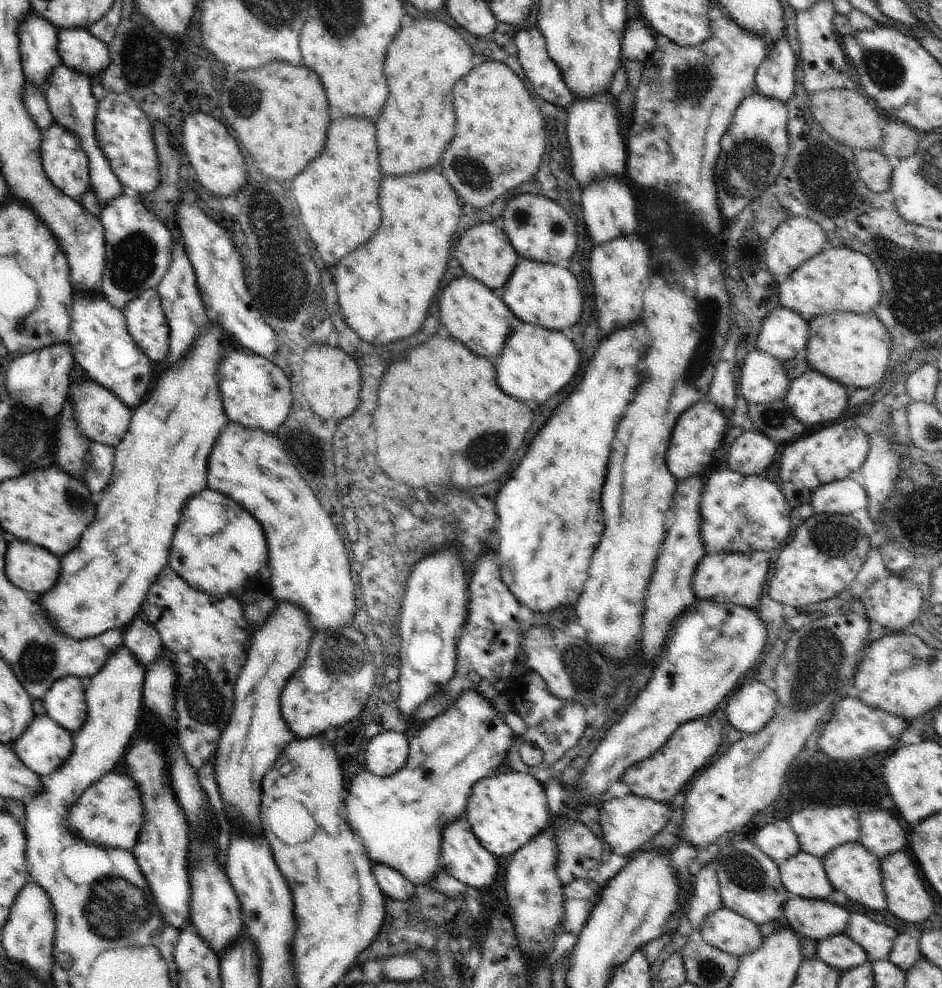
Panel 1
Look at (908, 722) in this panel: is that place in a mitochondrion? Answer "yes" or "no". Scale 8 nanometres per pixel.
no

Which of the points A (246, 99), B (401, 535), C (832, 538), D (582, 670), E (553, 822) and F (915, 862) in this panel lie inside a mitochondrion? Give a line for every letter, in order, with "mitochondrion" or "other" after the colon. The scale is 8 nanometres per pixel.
A: mitochondrion
B: mitochondrion
C: mitochondrion
D: mitochondrion
E: other
F: other

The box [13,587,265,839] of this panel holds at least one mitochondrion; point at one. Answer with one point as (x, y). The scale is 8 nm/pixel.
(37, 660)

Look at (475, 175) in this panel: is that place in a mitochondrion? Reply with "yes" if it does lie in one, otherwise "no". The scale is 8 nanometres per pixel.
yes

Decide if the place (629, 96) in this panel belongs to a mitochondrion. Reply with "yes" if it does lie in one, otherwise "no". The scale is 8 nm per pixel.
no

